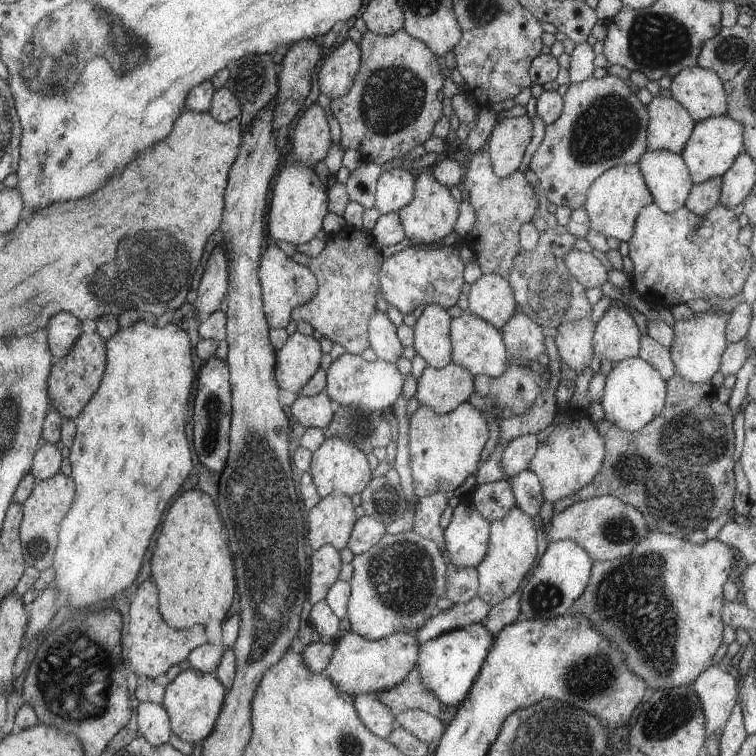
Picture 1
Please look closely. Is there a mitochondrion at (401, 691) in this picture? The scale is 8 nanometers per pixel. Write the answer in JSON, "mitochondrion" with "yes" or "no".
{"mitochondrion":"no"}

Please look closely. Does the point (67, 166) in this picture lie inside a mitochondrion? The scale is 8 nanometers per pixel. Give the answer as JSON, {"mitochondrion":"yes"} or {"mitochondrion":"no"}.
{"mitochondrion":"no"}

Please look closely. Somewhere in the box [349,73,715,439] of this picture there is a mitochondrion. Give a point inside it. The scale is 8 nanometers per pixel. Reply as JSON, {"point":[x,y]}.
{"point":[605,129]}

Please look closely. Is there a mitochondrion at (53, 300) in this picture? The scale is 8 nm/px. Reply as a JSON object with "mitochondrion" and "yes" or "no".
{"mitochondrion":"no"}

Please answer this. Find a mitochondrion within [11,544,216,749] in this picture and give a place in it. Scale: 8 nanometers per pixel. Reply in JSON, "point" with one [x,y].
{"point":[77,693]}

